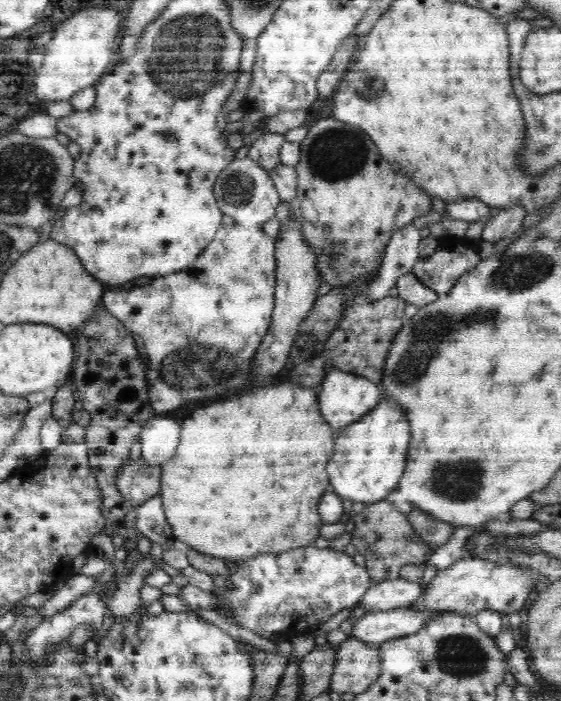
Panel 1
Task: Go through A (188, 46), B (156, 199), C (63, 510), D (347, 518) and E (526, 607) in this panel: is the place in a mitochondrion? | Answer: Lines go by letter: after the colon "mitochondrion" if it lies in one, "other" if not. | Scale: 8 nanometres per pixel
A: mitochondrion
B: other
C: mitochondrion
D: other
E: other

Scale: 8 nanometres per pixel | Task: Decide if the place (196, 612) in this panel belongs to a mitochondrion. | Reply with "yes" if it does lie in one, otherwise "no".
no

